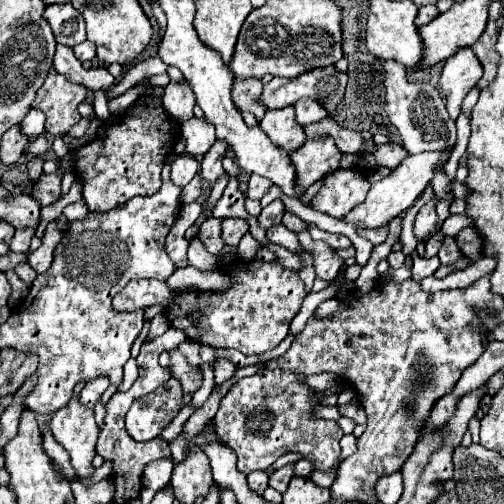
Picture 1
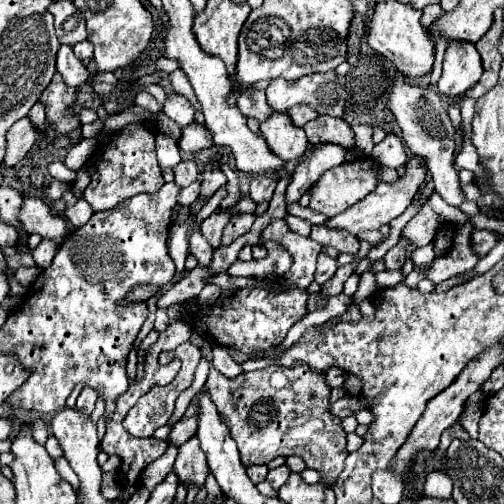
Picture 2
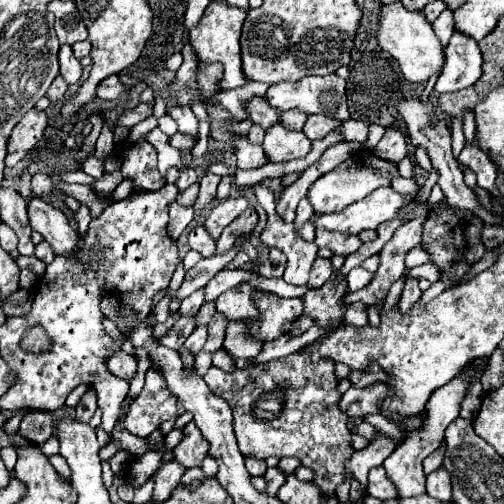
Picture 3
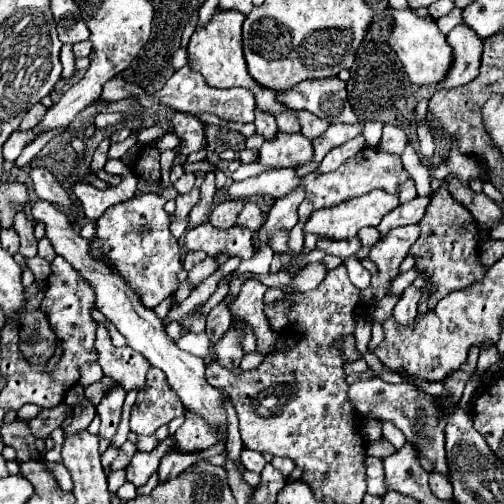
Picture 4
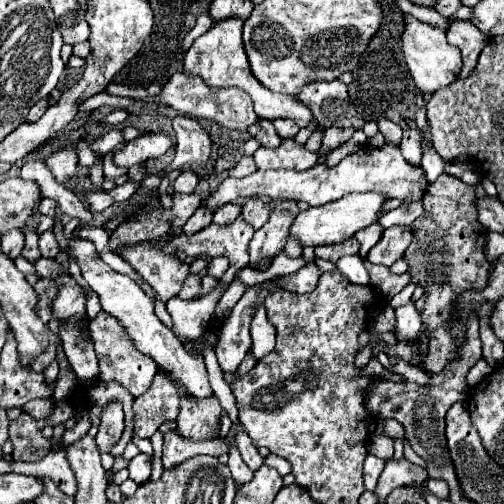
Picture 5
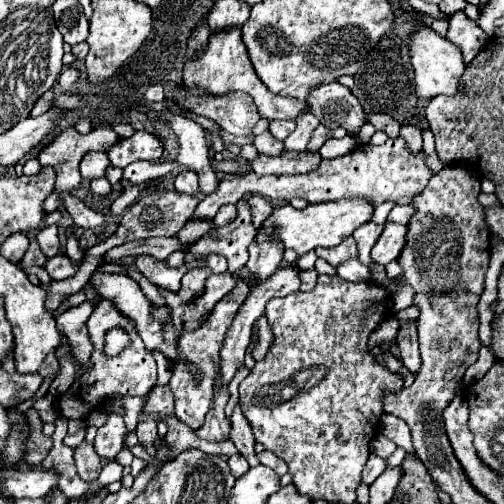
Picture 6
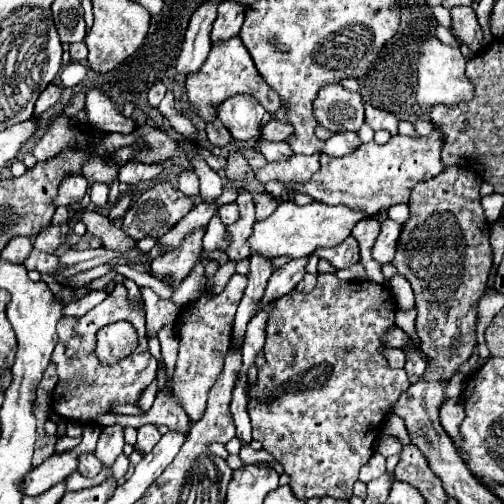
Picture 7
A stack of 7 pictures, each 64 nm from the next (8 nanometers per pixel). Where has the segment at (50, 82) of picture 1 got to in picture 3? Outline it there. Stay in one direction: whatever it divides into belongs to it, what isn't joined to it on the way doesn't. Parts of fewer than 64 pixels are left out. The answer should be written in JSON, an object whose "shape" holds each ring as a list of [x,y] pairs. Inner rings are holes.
{"shape":[[[58,76],[58,78],[52,82],[52,86],[48,88],[46,96],[48,96],[52,102],[58,102],[58,100],[62,100],[62,98],[66,96],[66,90],[68,90],[68,84],[64,82],[62,76]]]}

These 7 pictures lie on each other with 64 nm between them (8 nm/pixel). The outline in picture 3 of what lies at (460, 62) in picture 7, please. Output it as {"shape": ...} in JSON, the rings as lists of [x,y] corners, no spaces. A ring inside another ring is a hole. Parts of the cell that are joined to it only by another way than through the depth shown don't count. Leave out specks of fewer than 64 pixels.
{"shape":[[[400,2],[384,6],[380,14],[380,28],[378,28],[378,44],[382,50],[390,52],[408,82],[428,82],[432,76],[440,74],[444,68],[444,46],[436,38],[432,24],[426,20],[422,12],[410,12]]]}

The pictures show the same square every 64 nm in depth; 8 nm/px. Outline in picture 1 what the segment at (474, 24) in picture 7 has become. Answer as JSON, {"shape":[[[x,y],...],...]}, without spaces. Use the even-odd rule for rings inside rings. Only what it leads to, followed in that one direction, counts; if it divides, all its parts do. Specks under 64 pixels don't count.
{"shape":[[[466,46],[444,60],[440,74],[440,90],[446,96],[446,108],[452,120],[458,118],[464,96],[482,78],[482,64],[476,54]]]}

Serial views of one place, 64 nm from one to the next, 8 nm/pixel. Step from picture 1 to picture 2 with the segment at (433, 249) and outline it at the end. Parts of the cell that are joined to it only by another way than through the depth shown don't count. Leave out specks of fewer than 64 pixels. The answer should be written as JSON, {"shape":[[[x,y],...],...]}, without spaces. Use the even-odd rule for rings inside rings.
{"shape":[[[428,244],[428,246],[424,246],[424,248],[416,248],[416,250],[412,252],[412,262],[414,262],[414,266],[426,266],[426,264],[430,264],[434,258],[436,258],[436,254],[434,254],[434,246],[432,246],[432,244]]]}

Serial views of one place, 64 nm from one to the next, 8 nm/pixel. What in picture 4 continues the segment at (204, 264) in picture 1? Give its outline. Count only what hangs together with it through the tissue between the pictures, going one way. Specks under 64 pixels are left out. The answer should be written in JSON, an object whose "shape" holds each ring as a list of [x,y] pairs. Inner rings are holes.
{"shape":[[[206,222],[186,232],[184,250],[204,250],[208,256],[218,256],[220,252],[224,252],[230,258],[250,260],[254,256],[252,232],[248,232],[248,228],[240,228],[238,224],[228,230],[218,230]]]}

